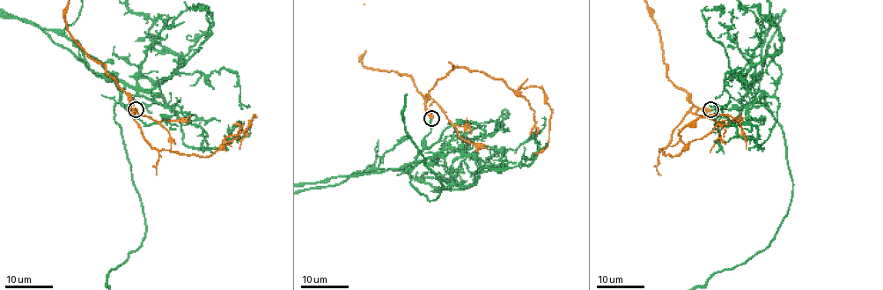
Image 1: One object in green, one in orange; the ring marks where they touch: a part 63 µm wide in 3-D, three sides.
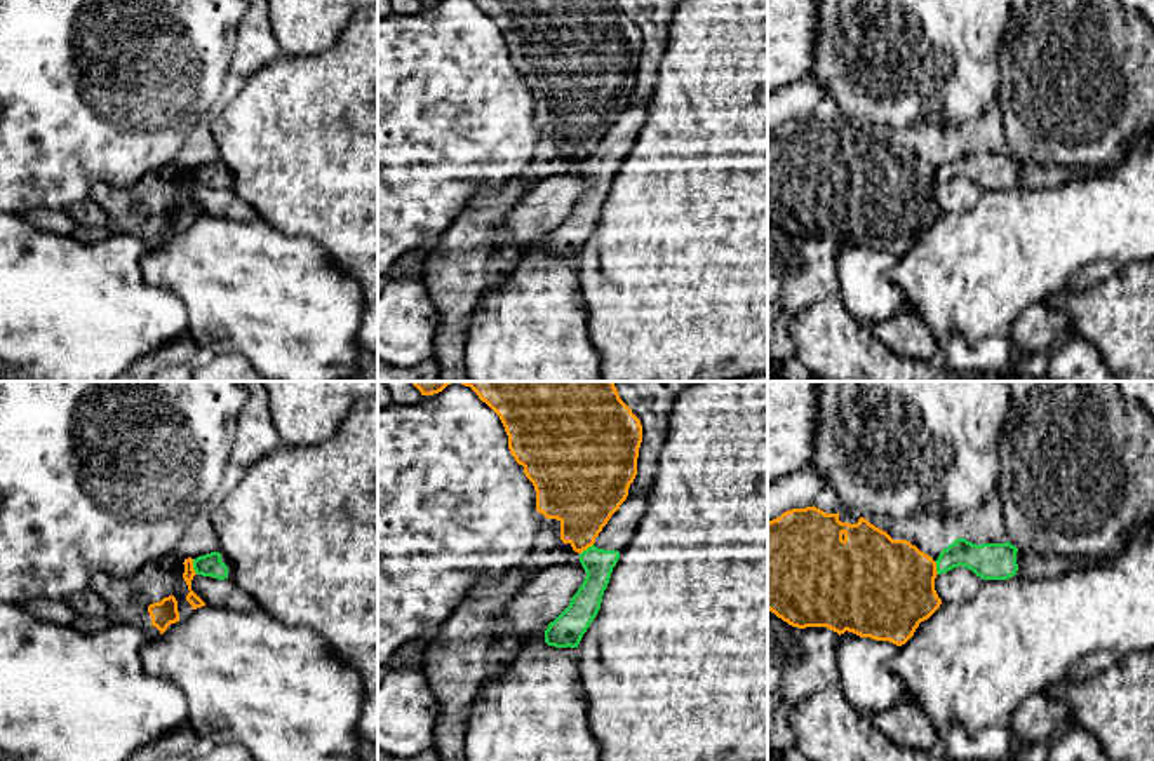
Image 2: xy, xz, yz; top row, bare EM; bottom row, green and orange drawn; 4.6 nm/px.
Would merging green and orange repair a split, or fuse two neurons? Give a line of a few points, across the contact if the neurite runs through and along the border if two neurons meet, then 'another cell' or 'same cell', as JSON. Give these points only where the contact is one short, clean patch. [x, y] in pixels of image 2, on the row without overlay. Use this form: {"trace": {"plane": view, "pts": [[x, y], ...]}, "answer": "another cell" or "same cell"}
{"trace": {"plane": "xy", "pts": [[192, 169], [192, 178], [197, 183]]}, "answer": "another cell"}

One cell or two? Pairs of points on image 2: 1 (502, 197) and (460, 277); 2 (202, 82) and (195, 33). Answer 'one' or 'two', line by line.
1: one
2: one

